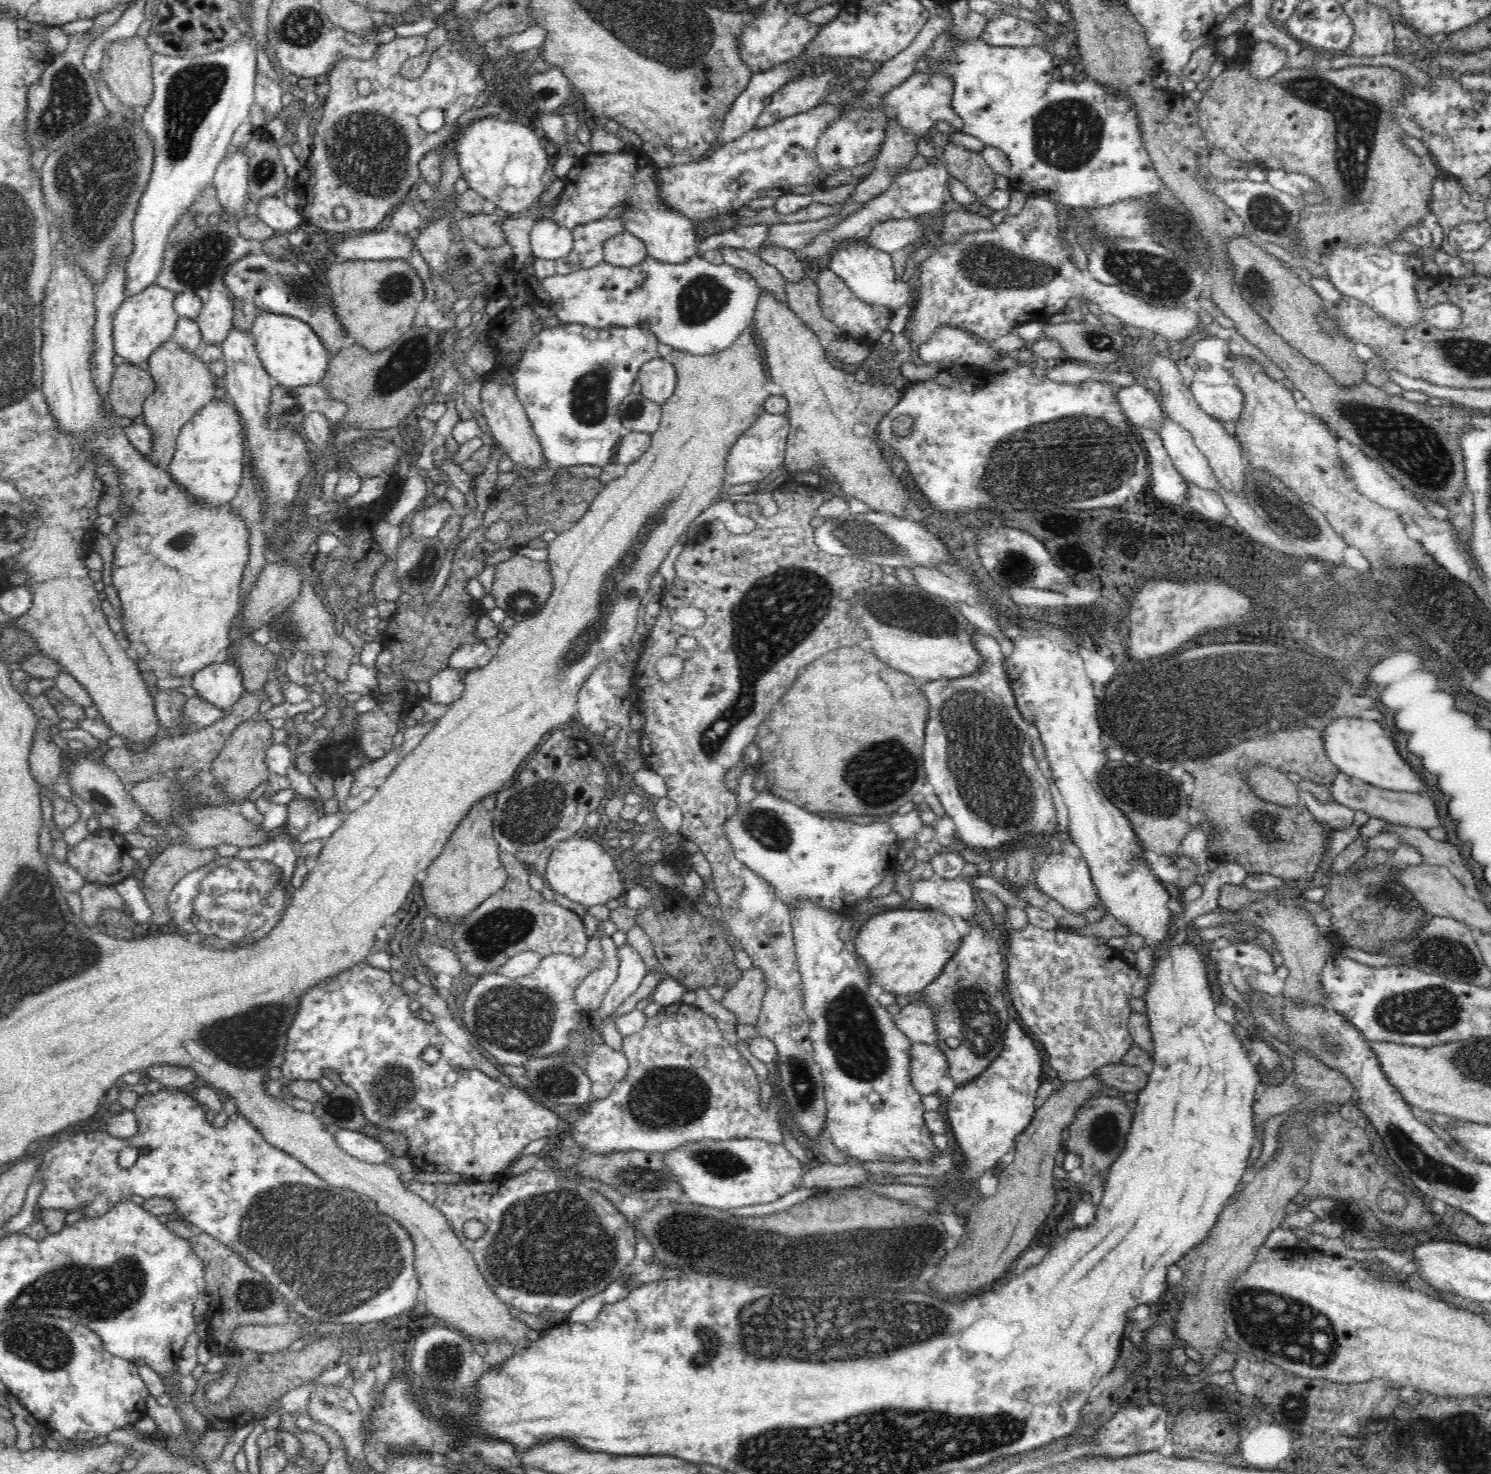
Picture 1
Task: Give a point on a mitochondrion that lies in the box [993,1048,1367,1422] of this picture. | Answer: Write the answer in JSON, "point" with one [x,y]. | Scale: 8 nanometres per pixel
{"point":[1305,1337]}

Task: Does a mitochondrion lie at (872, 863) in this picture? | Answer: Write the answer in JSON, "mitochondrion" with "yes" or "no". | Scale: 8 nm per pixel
{"mitochondrion":"no"}

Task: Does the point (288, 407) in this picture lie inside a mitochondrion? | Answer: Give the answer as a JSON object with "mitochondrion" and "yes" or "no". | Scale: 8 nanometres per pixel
{"mitochondrion":"yes"}

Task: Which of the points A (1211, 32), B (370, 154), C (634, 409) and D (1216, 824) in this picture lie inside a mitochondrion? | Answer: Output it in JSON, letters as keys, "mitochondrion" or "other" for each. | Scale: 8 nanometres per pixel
{"A":"other","B":"mitochondrion","C":"mitochondrion","D":"other"}

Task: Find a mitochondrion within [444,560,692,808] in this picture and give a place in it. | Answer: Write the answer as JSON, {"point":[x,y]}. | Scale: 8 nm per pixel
{"point":[523,602]}

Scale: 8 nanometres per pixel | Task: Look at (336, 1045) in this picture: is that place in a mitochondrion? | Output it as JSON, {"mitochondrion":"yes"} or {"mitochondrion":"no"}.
{"mitochondrion":"no"}

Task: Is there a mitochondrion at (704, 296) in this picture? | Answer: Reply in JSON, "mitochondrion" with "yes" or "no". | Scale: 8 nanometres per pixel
{"mitochondrion":"yes"}

